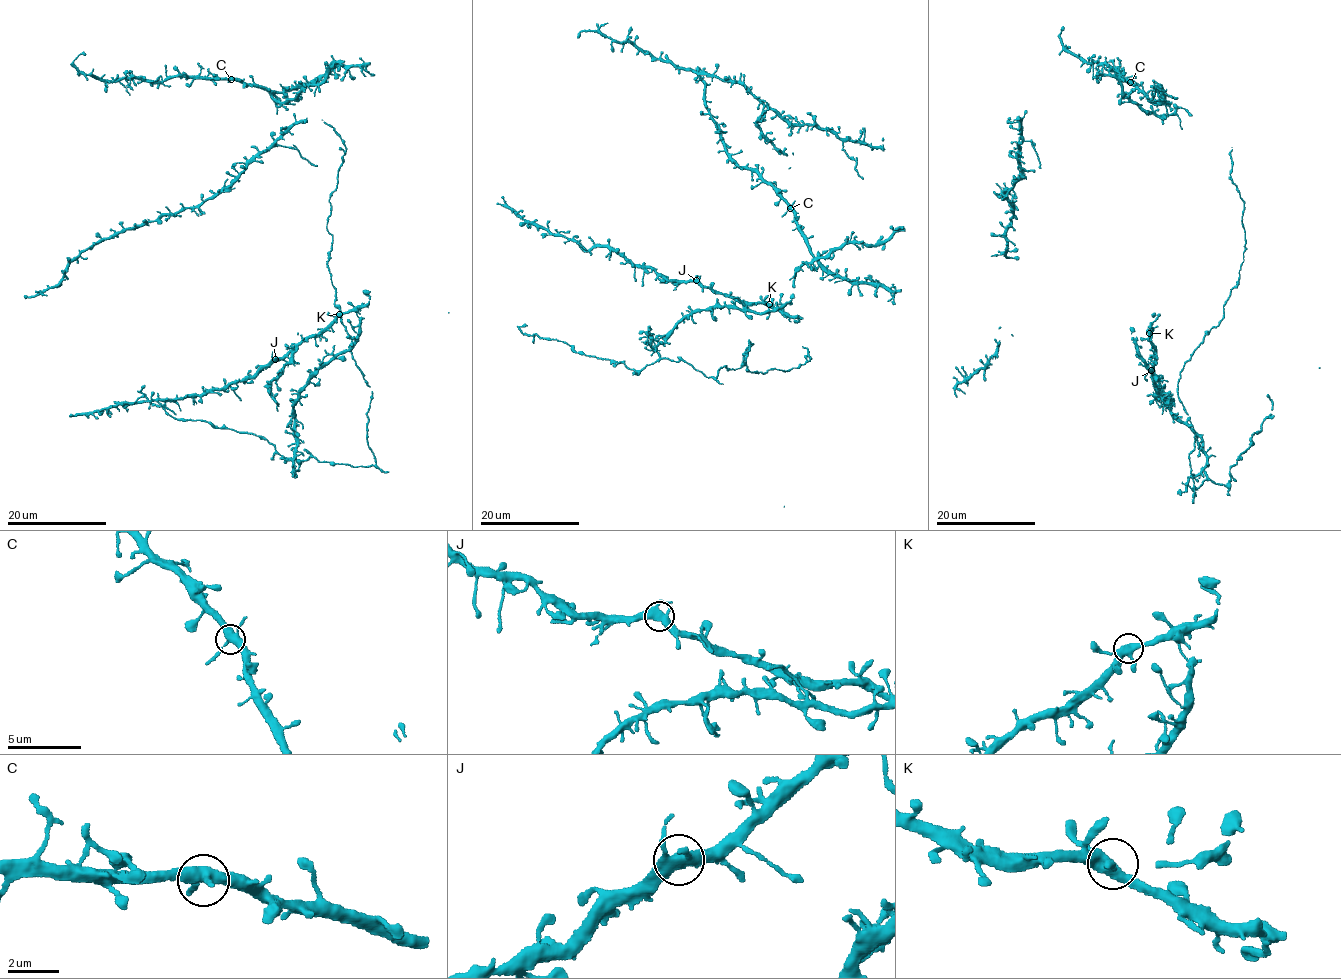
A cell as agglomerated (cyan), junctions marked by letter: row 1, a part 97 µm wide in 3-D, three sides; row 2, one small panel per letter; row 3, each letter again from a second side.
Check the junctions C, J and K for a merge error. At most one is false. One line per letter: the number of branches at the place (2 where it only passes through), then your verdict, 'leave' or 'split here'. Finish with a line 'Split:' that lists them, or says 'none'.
C: branches 4; leave
J: branches 4; leave
K: branches 4; leave
Split: none

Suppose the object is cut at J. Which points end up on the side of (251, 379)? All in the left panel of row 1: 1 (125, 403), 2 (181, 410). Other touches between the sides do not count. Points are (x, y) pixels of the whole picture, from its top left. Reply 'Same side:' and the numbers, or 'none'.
Same side: 1, 2

